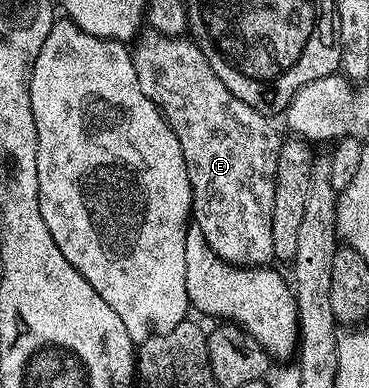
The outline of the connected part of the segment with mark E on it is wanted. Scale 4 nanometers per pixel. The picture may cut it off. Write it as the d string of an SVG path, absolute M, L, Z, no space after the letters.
M147 29L139 33L132 53L144 96L158 106L172 132L176 132L176 140L180 140L194 197L192 222L199 226L216 257L233 266L265 267L274 258L272 208L276 200L278 153L283 143L277 128L270 123L273 121L244 104L244 100L232 96L232 92L224 88L224 80L212 72L212 64L208 64L204 52L189 37L173 38Z

